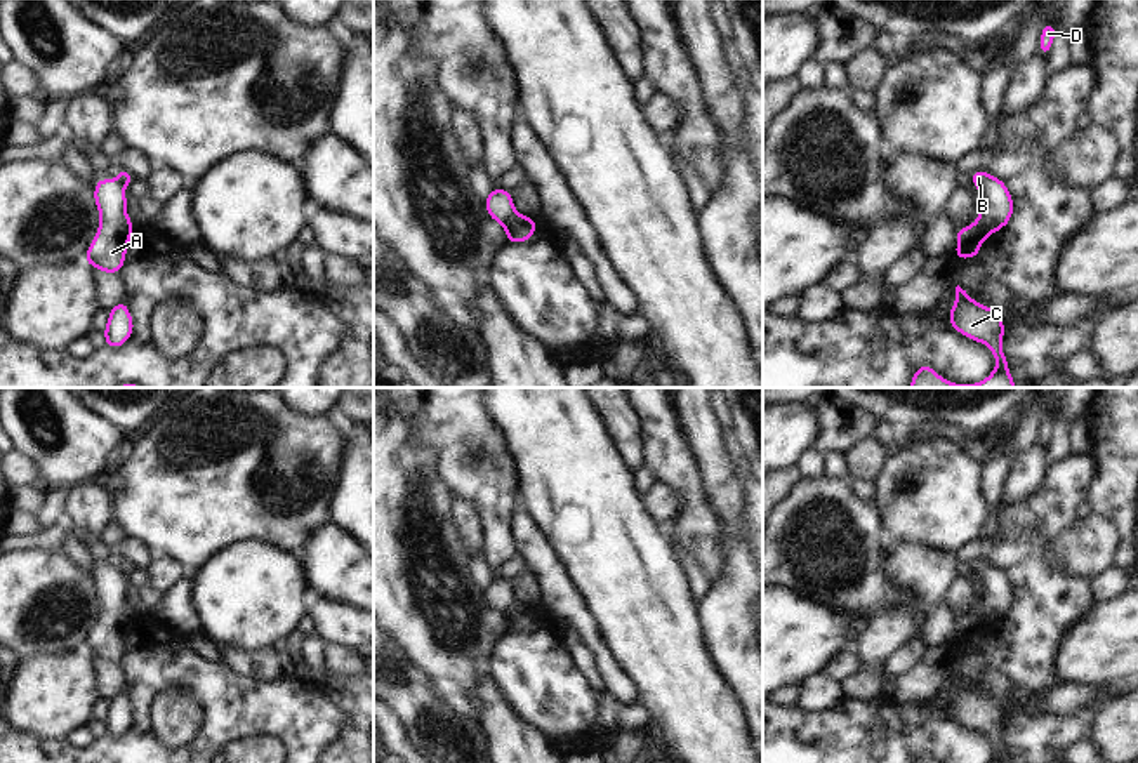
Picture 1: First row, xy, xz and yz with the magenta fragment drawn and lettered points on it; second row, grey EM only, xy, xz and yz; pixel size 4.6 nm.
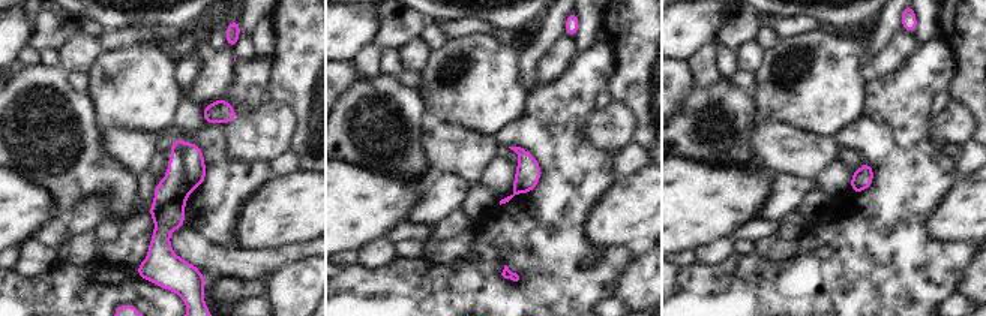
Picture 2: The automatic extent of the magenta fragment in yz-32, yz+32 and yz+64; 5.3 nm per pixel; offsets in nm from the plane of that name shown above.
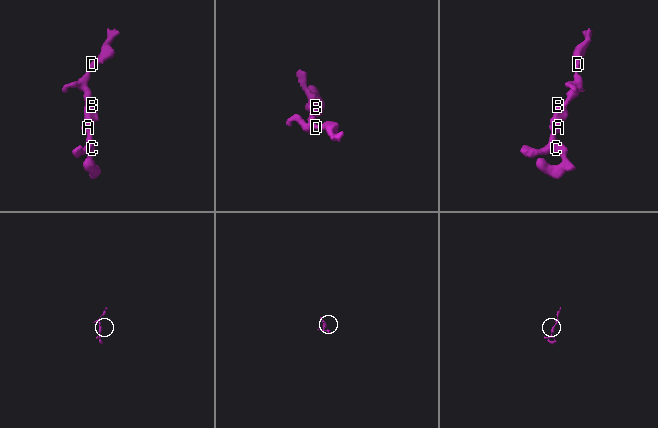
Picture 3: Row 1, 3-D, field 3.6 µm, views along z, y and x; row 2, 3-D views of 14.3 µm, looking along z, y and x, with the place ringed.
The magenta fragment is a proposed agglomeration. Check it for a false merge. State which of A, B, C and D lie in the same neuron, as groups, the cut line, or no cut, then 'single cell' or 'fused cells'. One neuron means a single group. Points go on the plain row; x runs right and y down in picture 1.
A C / B D | yz (977, 609), (989, 623) | fused cells

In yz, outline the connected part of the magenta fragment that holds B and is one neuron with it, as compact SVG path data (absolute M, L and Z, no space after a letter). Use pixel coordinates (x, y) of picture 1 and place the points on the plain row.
M985 560L971 561L971 570L983 582L983 593L978 603L980 619L989 624L999 620L1013 605L1013 587L1006 574Z

